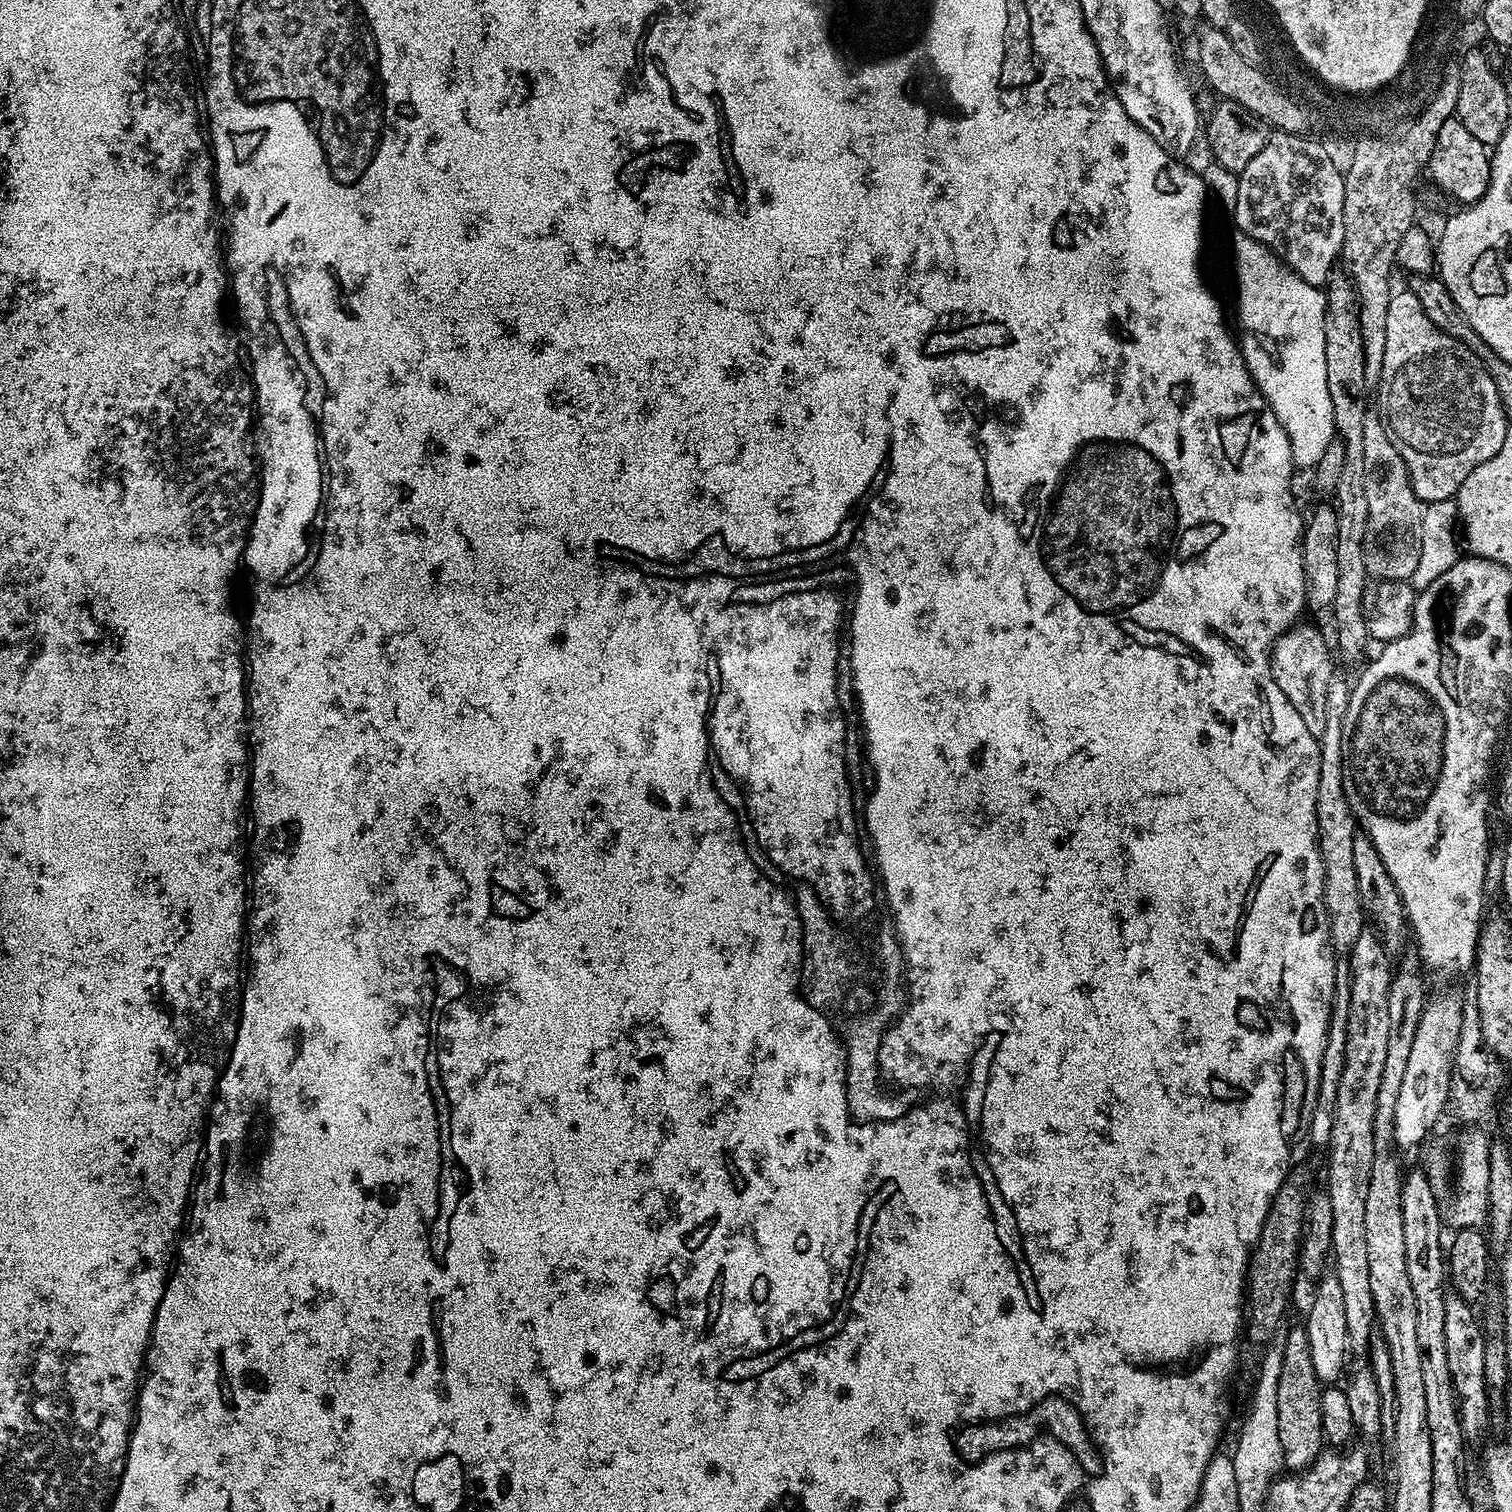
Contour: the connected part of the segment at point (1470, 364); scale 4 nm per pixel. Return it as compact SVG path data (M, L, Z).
M1407 290L1397 291L1389 304L1381 380L1378 396L1384 399L1384 408L1379 412L1388 412L1388 425L1384 429L1392 428L1390 442L1396 440L1394 446L1406 462L1414 494L1425 505L1453 499L1466 476L1502 450L1510 420L1504 415L1488 367L1462 341L1434 326L1432 319L1422 310L1422 302Z

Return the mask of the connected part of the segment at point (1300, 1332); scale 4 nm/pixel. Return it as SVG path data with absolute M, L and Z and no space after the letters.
M1291 1327L1282 1360L1282 1372L1278 1380L1278 1430L1283 1450L1285 1467L1293 1473L1309 1468L1320 1453L1326 1441L1321 1423L1322 1383L1314 1372L1310 1340L1305 1327Z

